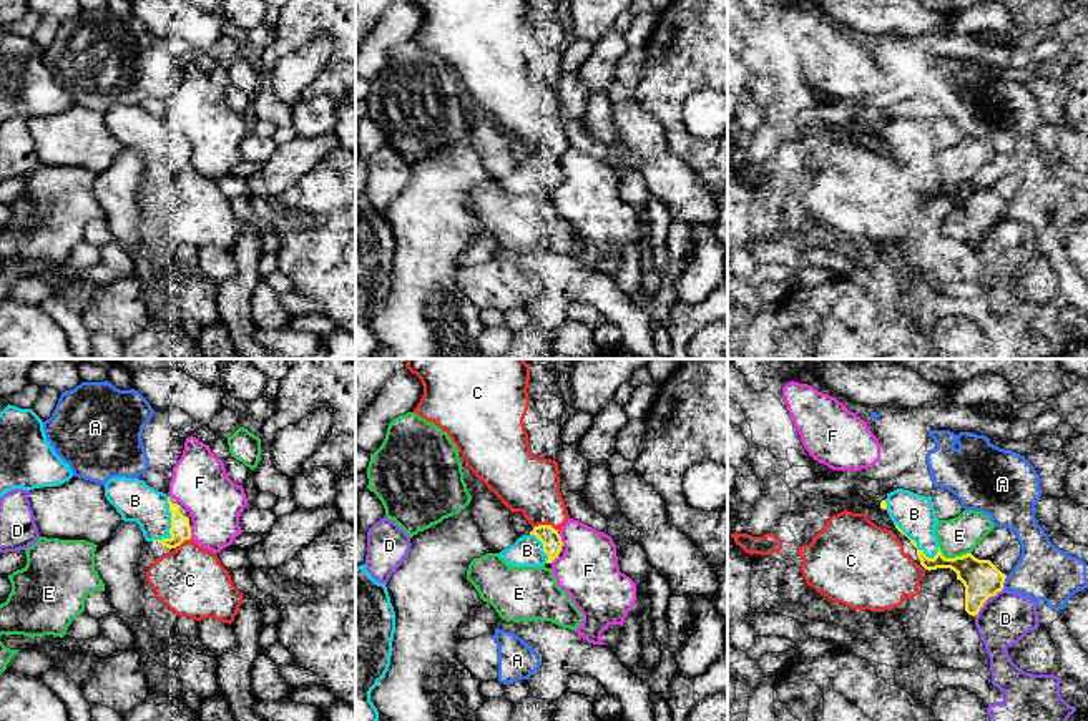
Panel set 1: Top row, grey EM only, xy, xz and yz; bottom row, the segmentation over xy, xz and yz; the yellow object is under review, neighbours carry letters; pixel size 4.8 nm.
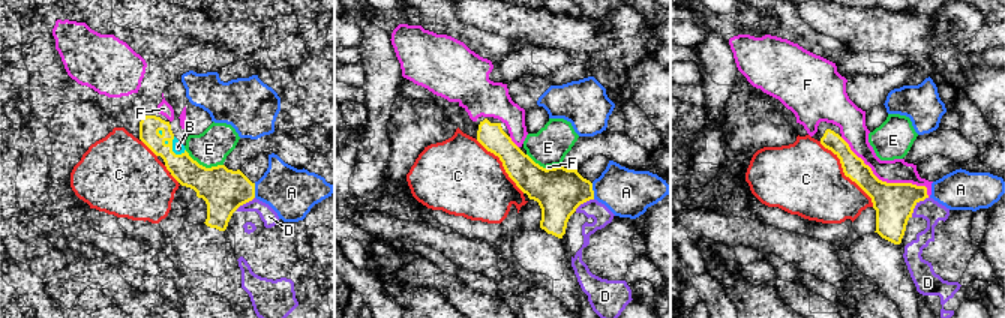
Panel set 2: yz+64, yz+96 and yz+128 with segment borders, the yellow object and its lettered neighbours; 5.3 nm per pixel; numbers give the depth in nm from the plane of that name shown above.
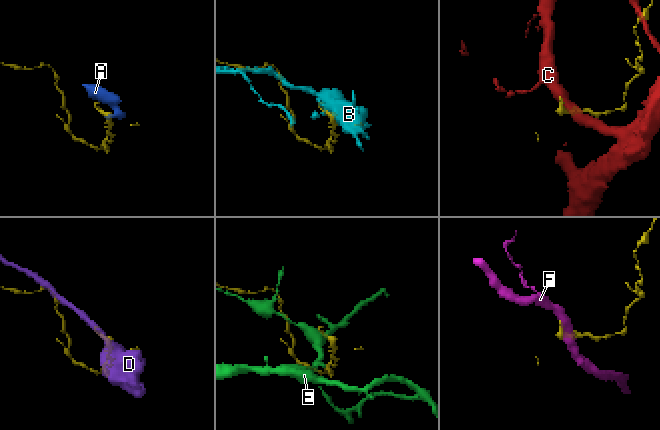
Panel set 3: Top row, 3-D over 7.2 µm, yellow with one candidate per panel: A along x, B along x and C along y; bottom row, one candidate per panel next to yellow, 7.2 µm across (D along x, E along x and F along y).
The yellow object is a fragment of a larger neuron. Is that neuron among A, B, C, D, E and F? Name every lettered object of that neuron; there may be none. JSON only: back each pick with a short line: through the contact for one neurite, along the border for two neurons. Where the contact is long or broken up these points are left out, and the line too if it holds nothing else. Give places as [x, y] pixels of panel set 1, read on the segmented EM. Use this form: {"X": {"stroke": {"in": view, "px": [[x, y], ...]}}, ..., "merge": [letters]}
{"merge": ["B"]}

